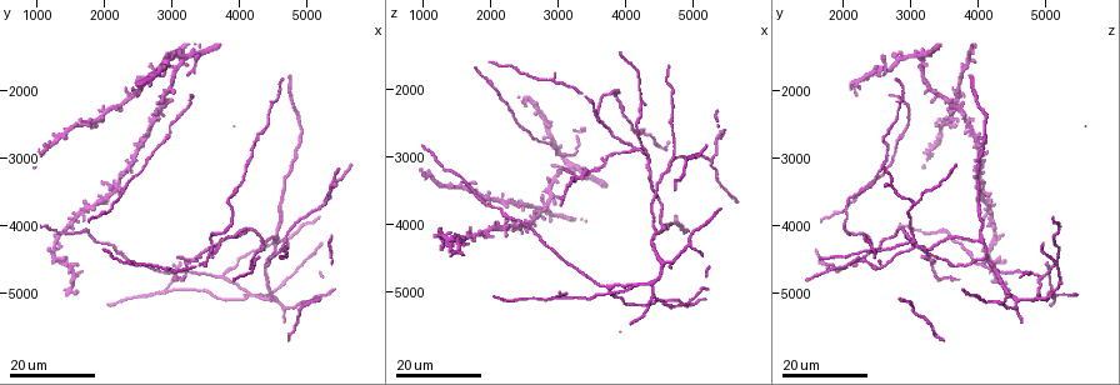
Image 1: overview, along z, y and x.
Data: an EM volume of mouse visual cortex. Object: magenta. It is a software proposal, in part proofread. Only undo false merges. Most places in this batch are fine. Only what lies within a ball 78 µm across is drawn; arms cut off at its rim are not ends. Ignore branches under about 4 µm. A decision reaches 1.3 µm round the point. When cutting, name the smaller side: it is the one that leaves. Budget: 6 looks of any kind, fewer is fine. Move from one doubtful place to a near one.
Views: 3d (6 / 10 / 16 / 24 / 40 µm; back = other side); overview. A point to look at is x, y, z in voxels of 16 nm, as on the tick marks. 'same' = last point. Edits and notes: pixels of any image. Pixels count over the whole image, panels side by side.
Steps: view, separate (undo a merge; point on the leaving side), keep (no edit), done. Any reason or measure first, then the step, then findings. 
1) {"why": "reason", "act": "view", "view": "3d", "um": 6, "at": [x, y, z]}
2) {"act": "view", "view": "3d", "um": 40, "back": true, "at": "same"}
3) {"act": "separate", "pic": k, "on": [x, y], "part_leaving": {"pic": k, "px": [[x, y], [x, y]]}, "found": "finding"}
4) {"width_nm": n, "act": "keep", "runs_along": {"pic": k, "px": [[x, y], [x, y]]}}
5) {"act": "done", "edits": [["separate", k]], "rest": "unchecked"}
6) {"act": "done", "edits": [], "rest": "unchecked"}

{"act": "view", "view": "3d", "um": 16, "at": [4100, 5050, 4900]}

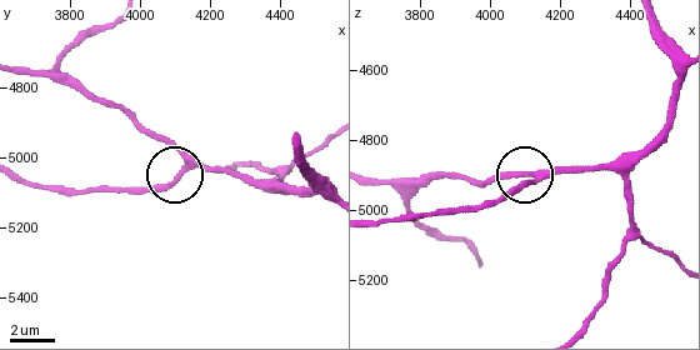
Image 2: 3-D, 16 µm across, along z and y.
{"act": "view", "view": "3d", "um": 6, "at": [4120, 5030, 4920]}

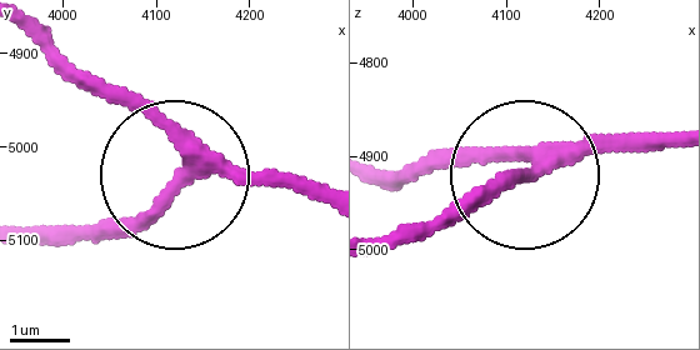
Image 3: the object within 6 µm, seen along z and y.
{"arms": 3, "act": "keep", "runs_along": {"pic": 3, "px": [[321, 200], [188, 180], [73, 235]]}, "found": "one neuron here"}

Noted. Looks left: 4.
{"why": "arms part here", "act": "view", "view": "3d", "um": 16, "at": [3750, 4800, 5000]}

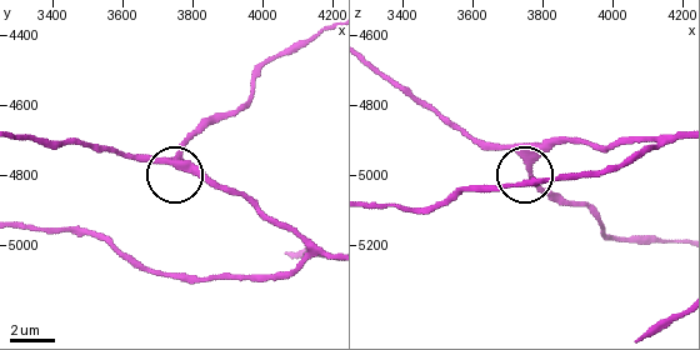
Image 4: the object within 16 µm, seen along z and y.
{"why": "closer look", "act": "view", "view": "3d", "um": 6, "at": [3770, 4740, 4980]}

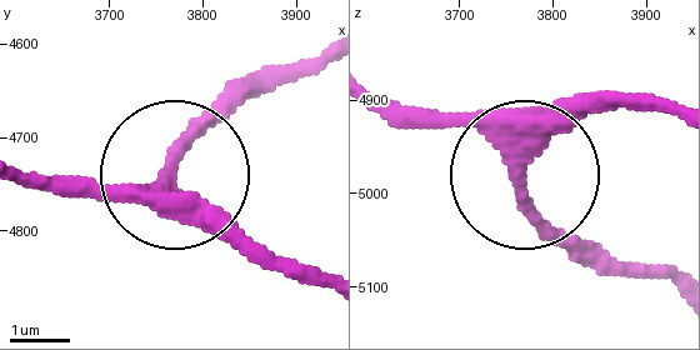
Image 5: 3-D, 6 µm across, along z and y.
{"arms": 3, "act": "keep", "found": "one neuron here"}

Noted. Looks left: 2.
{"why": "thin arm on a thick one", "act": "view", "view": "3d", "um": 16, "at": [4150, 4050, 2950]}

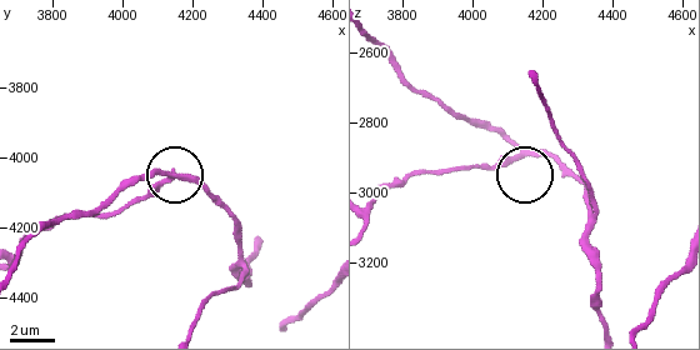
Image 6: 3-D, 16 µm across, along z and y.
{"why": "closer look", "act": "view", "view": "3d", "um": 6, "at": [4130, 4070, 2890]}

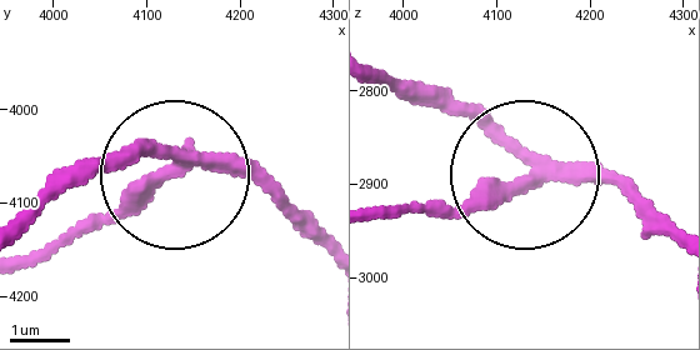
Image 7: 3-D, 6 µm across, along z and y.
{"width_nm": 240, "act": "separate", "pic": 7, "on": [138, 214], "part_leaving": {"pic": 7, "px": [[203, 165], [149, 175], [29, 250]]}, "found": "a second neuron is stuck on"}

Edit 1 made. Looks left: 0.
{"act": "done", "edits": [["separate", 7]], "rest": "unchecked"}

